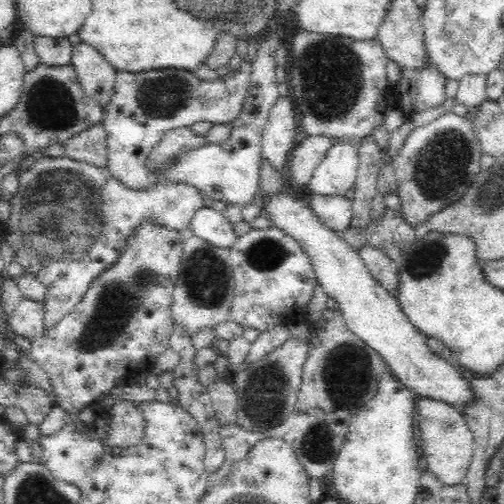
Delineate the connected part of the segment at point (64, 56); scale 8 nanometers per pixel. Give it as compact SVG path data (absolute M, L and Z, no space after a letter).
M35 35L33 38L38 62L44 65L68 65L71 44L65 36Z

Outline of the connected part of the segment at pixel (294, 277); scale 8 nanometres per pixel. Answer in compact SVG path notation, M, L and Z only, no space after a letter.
M278 226L250 227L239 235L238 242L229 249L235 281L235 300L231 309L232 319L242 327L258 326L267 331L272 326L285 327L311 298L318 283L307 252L300 241Z

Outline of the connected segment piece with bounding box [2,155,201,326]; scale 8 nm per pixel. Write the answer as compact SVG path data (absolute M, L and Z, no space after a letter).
M65 155L32 158L21 168L19 179L20 186L10 199L11 215L6 220L2 236L14 250L13 260L48 288L45 302L47 326L54 324L64 311L80 303L97 278L110 271L125 256L126 250L132 246L132 240L140 236L146 226L180 233L191 228L192 220L201 207L194 185L178 181L158 184L150 191L140 191L120 181L110 170L96 172L93 166L80 164Z

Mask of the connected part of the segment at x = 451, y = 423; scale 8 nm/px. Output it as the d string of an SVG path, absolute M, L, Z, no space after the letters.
M428 397L415 400L414 409L418 451L423 453L427 466L445 485L453 485L464 480L471 459L473 443L472 431L464 413L444 402Z

